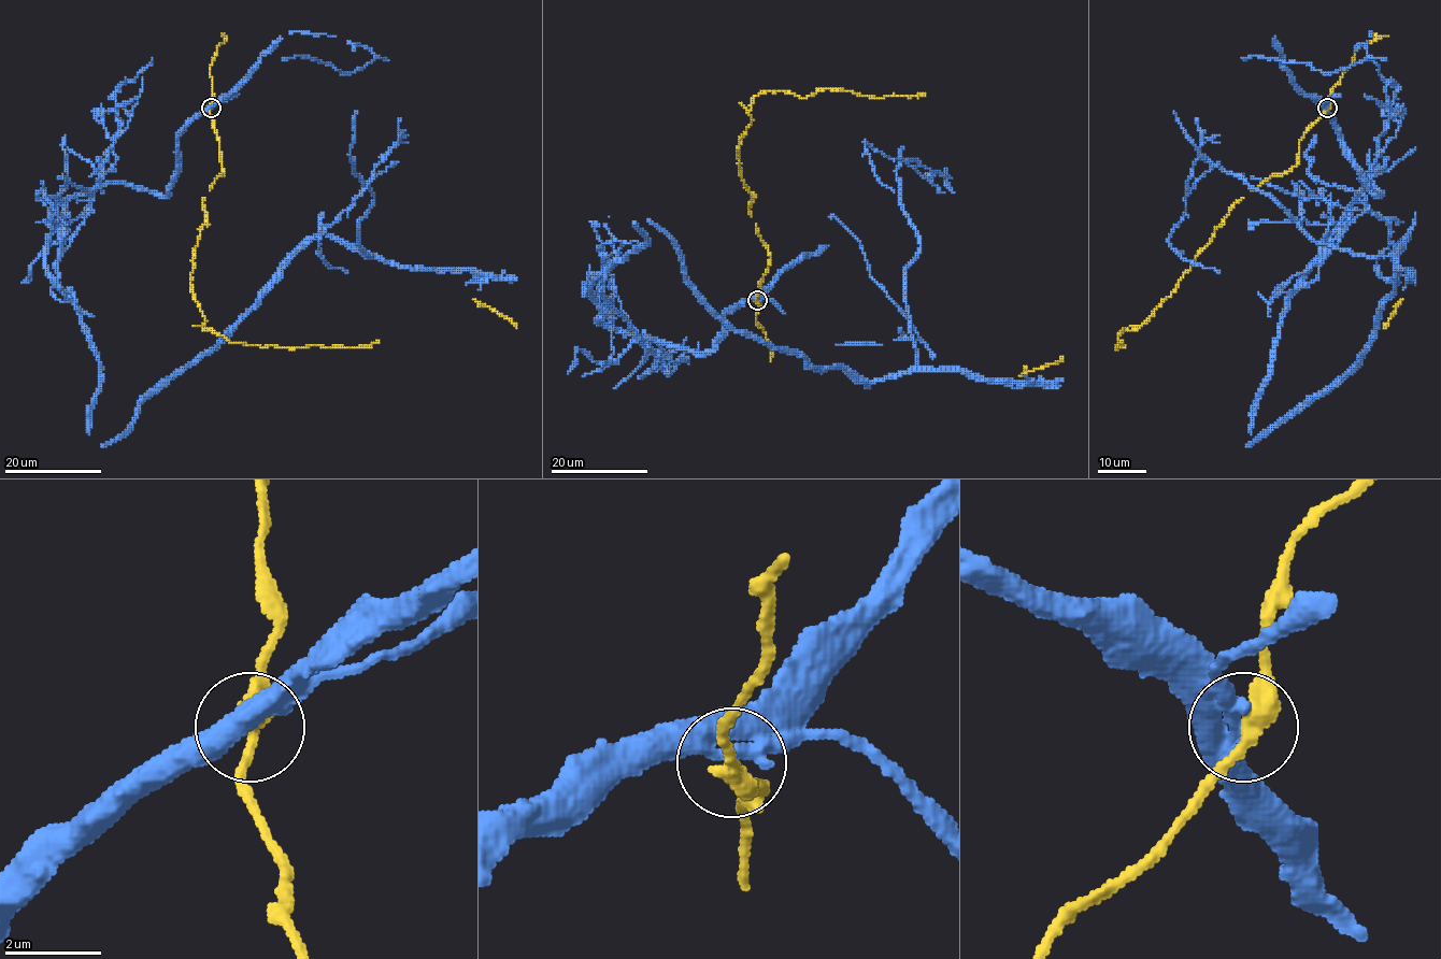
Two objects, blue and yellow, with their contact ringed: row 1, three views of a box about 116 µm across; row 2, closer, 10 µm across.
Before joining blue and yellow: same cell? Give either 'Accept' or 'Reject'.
Reject

